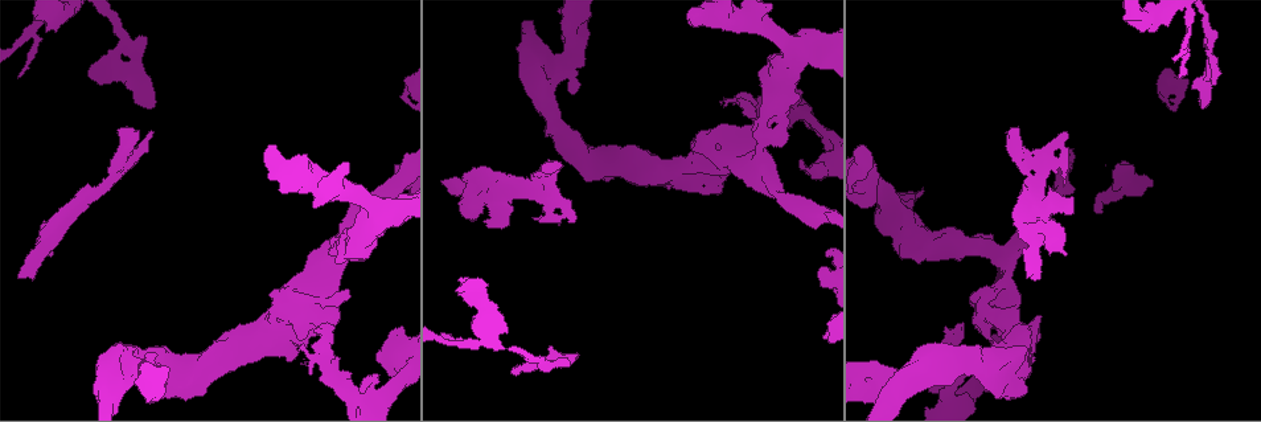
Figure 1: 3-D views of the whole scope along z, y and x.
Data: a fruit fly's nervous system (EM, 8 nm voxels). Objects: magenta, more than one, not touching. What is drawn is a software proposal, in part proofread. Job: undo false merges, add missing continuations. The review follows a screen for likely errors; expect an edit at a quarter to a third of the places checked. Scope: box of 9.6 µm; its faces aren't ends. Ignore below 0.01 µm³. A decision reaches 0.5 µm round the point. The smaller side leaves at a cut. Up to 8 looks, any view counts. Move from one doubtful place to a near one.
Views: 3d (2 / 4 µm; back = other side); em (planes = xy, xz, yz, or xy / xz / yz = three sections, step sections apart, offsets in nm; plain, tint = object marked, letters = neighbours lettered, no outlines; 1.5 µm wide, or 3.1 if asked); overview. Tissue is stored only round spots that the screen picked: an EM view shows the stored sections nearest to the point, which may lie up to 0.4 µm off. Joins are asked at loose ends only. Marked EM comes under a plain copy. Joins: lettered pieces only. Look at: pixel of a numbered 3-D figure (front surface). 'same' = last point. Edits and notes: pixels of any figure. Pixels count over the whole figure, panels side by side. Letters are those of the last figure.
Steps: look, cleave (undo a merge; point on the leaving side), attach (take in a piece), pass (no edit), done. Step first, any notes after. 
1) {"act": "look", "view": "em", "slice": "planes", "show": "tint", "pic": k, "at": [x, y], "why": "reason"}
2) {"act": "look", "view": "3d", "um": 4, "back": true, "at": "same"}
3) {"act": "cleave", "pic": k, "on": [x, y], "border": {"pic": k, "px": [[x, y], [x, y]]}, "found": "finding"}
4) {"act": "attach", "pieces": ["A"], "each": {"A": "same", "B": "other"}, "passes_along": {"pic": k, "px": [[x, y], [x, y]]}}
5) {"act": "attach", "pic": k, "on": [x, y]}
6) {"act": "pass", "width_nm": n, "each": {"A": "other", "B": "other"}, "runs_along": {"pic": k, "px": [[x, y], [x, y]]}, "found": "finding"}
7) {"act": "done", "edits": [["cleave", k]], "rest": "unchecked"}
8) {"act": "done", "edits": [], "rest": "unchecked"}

{"act": "look", "view": "em", "slice": "planes", "show": "letters", "pic": 1, "at": [20, 276], "why": "free end"}

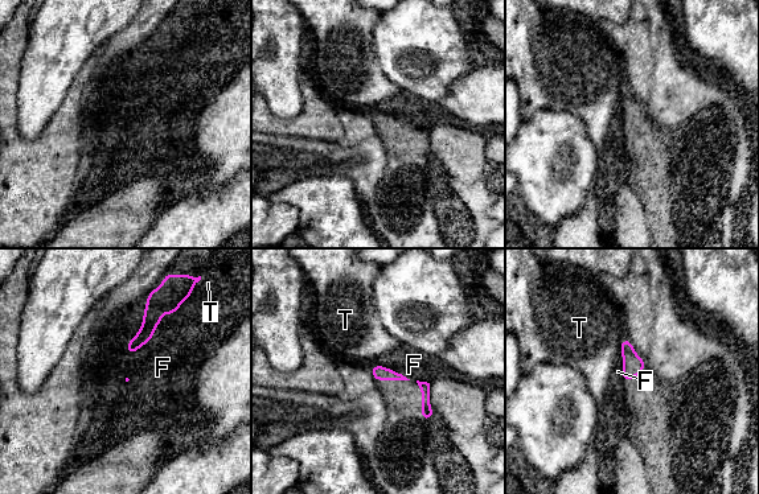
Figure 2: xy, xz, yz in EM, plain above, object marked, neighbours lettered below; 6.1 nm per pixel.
{"act": "attach", "pieces": ["F"], "each": {"F": "same", "T": "other"}, "passes_along": {"pic": 2, "px": [[168, 297], [152, 334], [163, 367]]}, "found": "the cell continues"}

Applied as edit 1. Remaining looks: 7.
{"act": "look", "view": "3d", "um": 2, "pic": 1, "at": [103, 82], "why": "free end"}

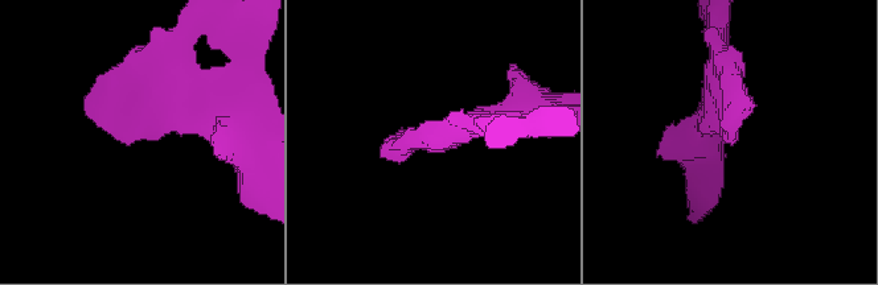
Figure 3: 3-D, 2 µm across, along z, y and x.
{"act": "look", "view": "em", "slice": "xy", "step": 8, "show": "letters", "pic": 3, "at": [128, 142]}

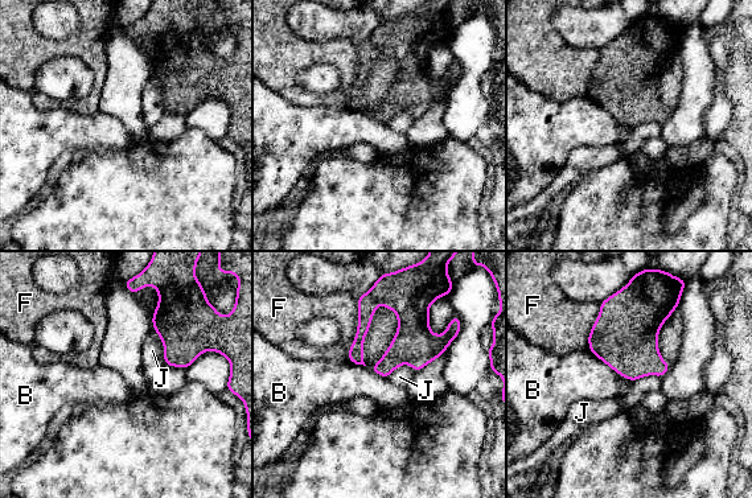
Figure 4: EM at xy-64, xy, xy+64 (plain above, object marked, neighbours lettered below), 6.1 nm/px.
{"act": "pass", "each": {"B": "other", "F": "other", "J": "other"}, "border": {"pic": 4, "px": [[152, 326], [163, 344], [165, 365]]}, "found": "none of them fits"}

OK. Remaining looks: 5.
{"act": "look", "view": "3d", "um": 4, "pic": 1, "at": [40, 23], "why": "abrupt turn"}

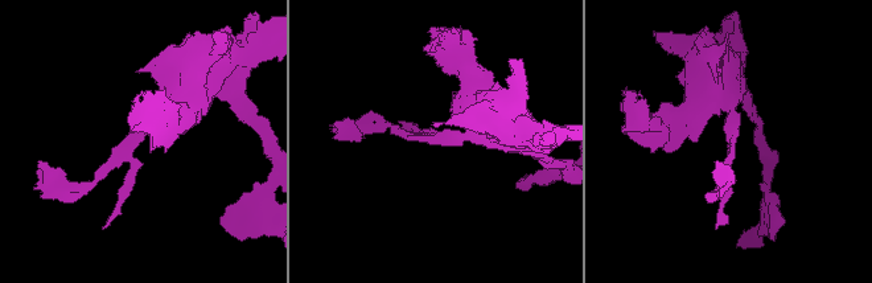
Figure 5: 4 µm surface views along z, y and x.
{"act": "look", "view": "em", "slice": "planes", "show": "tint", "pic": 5, "at": [141, 134]}

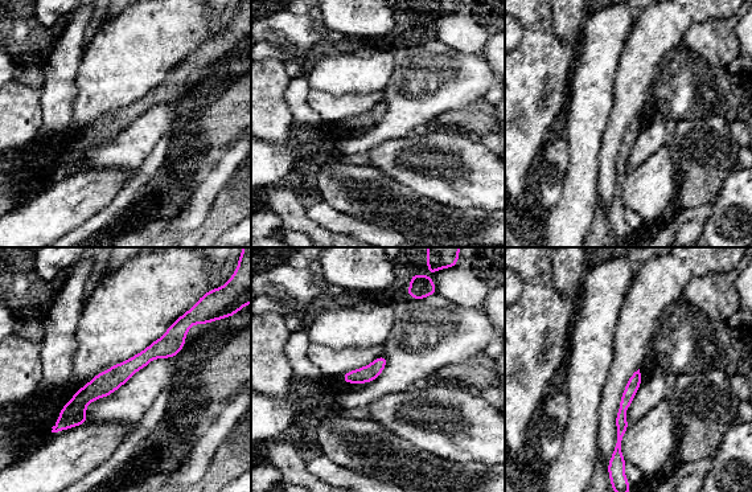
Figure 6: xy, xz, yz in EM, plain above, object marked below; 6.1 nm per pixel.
{"act": "look", "view": "em", "slice": "planes", "show": "letters", "at": "same", "why": "see the neighbours"}

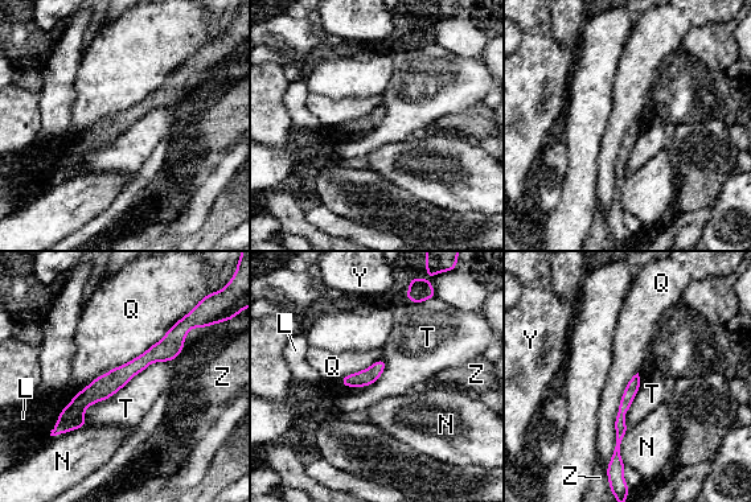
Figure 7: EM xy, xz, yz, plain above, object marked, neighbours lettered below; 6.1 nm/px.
{"act": "pass", "each": {"L": "other", "N": "other", "Q": "other", "T": "other", "Y": "other", "Z": "other"}, "border": {"pic": 7, "px": [[164, 361], [91, 403], [83, 422]]}, "found": "one cell here"}

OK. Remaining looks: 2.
{"act": "done", "edits": [["attach", 2]], "rest": "unchecked"}

